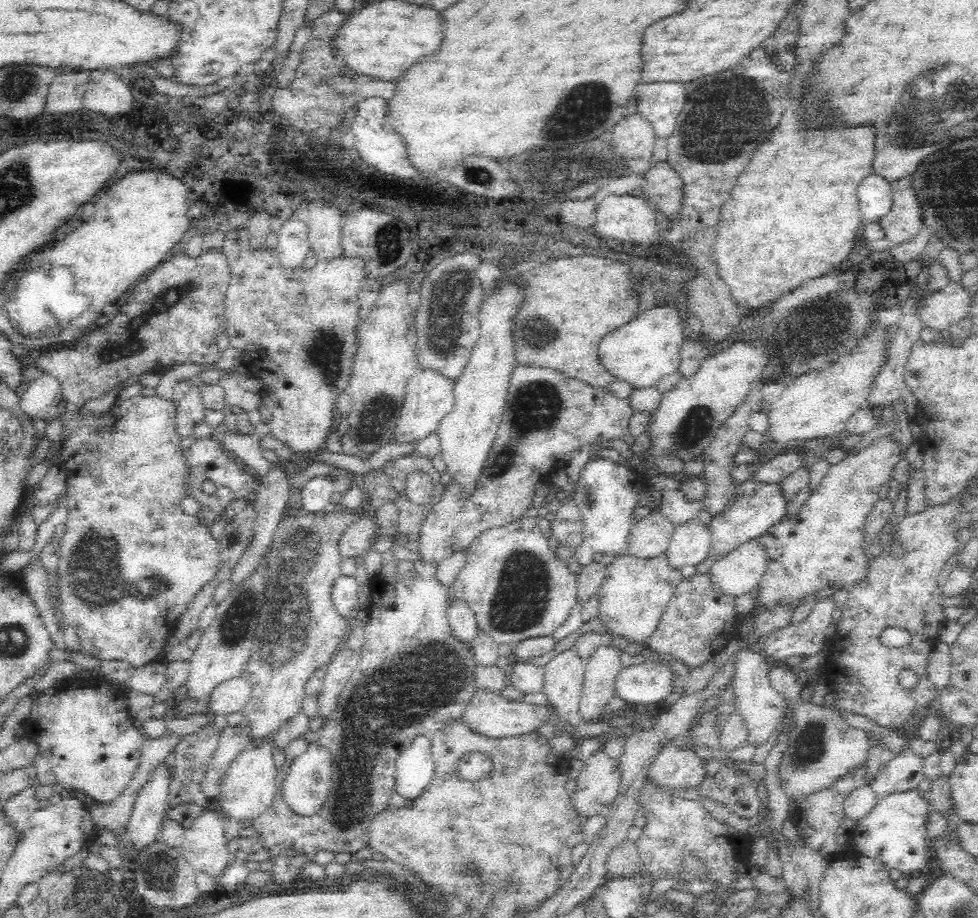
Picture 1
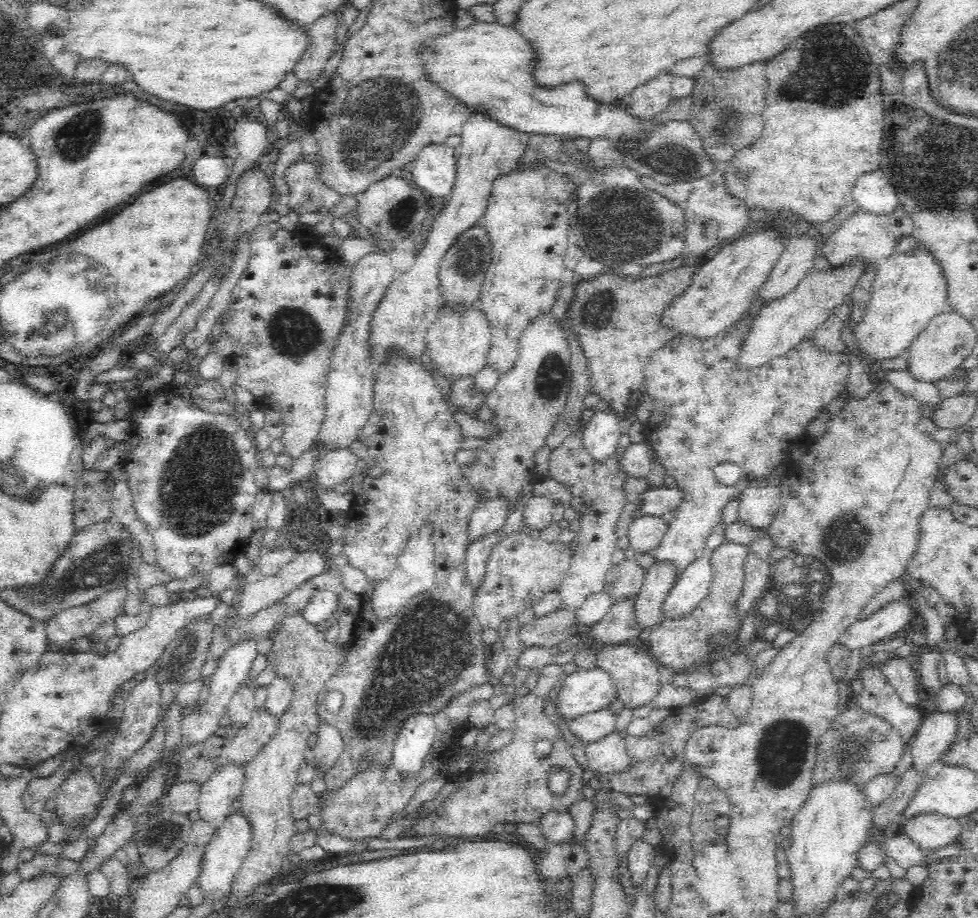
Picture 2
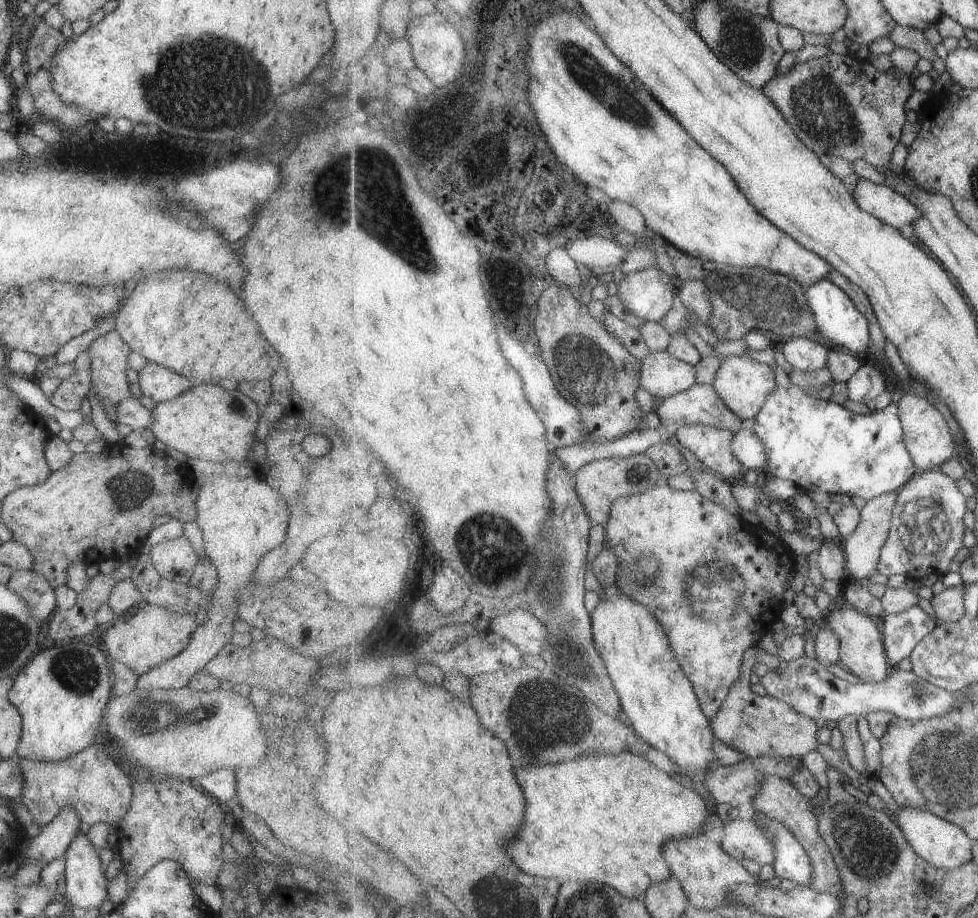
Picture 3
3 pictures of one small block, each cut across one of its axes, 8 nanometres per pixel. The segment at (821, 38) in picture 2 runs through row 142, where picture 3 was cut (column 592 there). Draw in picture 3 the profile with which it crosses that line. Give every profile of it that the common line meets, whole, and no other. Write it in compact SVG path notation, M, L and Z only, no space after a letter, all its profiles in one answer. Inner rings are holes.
M623 752L623 754L615 754L615 756L605 756L605 754L595 754L595 756L581 756L577 760L569 760L569 762L559 762L559 764L543 764L543 766L527 766L527 768L519 768L516 770L517 780L521 784L521 788L525 788L525 798L527 798L527 810L525 810L525 824L521 828L521 832L509 840L507 850L509 854L517 860L517 864L535 876L543 876L543 878L561 878L563 882L605 882L609 886L613 886L618 892L621 892L625 898L635 900L635 898L643 899L648 886L657 884L657 882L665 882L669 878L673 878L673 872L664 858L665 842L667 840L681 840L681 838L693 838L697 834L703 833L703 825L709 817L707 812L707 802L701 797L693 786L693 780L683 780L670 776L671 773L661 772L657 766L654 766L645 758L644 755L635 755L631 752Z

